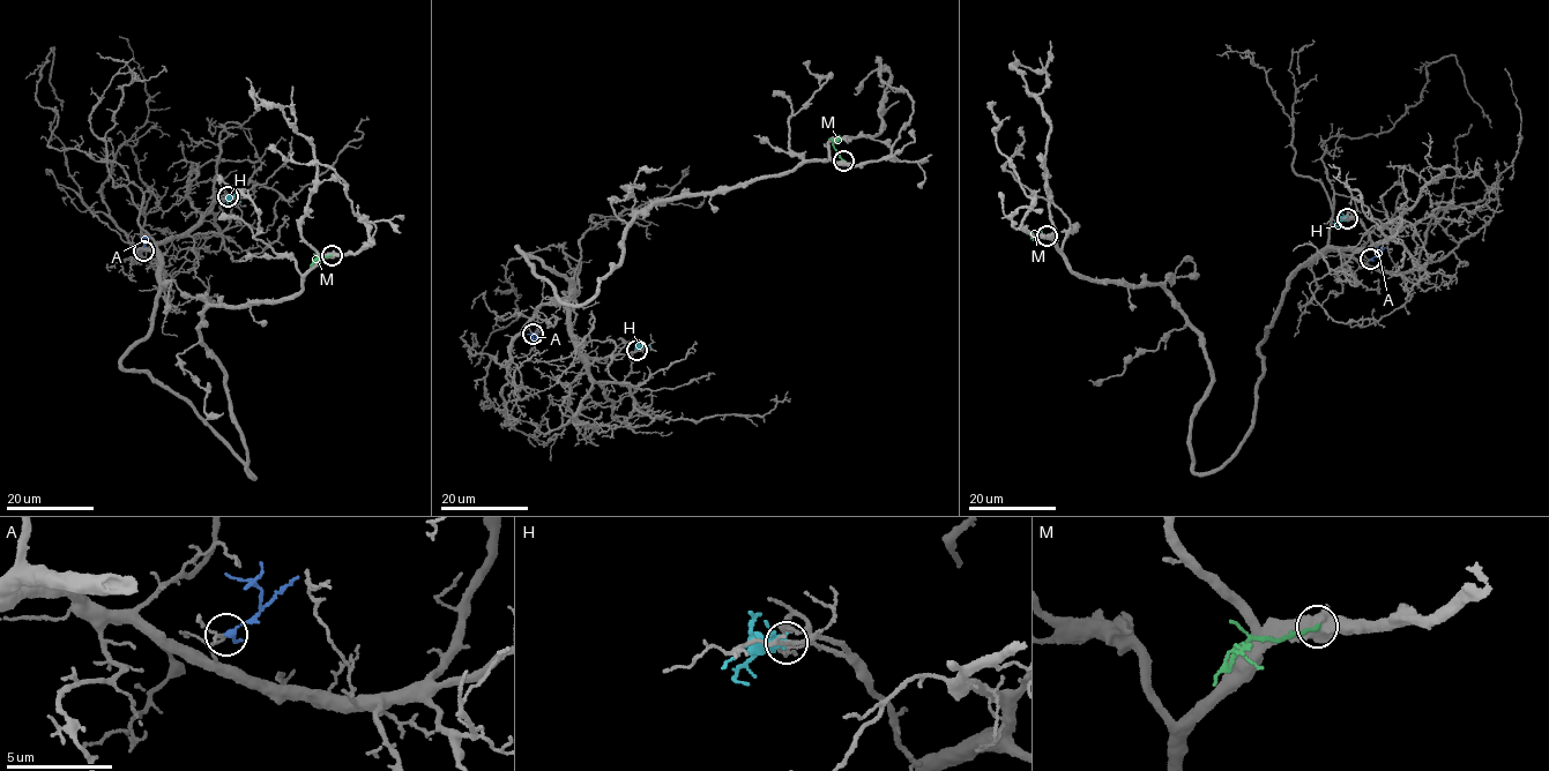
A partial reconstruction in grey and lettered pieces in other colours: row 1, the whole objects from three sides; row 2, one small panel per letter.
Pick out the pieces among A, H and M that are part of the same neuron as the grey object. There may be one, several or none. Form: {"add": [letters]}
{"add": []}

